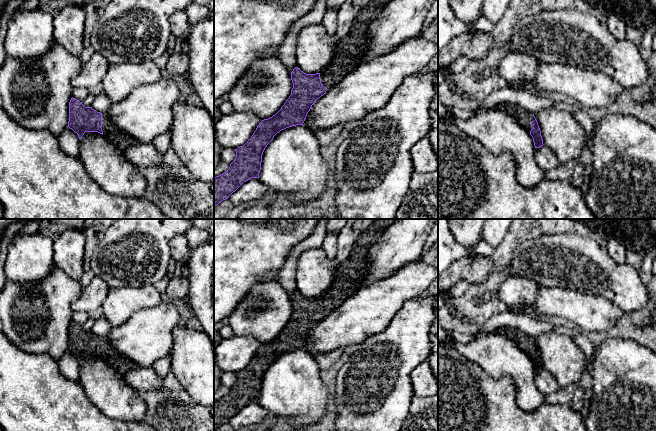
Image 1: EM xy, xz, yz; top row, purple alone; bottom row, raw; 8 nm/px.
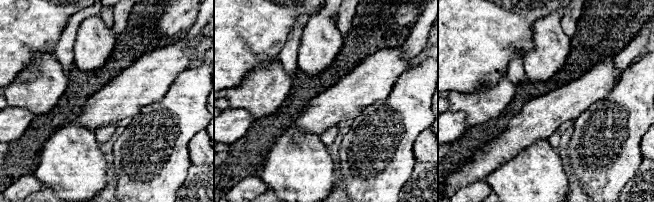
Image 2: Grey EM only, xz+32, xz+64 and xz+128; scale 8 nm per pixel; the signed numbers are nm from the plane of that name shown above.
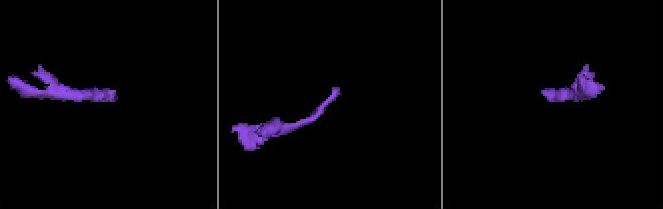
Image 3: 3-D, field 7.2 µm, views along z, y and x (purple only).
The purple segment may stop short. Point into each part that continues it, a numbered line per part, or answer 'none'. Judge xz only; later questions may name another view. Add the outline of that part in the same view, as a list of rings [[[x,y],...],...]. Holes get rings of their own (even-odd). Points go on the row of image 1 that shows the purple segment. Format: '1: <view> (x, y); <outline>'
1: xz (349, 48); [[[371,0],[360,10],[353,21],[350,33],[342,39],[336,39],[336,54],[330,65],[320,72],[320,79],[328,91],[354,70],[354,62],[365,51],[369,38],[369,24],[383,10],[390,0]]]

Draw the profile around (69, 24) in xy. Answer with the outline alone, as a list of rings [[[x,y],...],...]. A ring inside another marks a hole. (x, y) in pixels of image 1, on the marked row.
[[[72,4],[64,6],[53,17],[54,38],[72,55],[80,56],[83,50],[85,21],[85,6]]]

